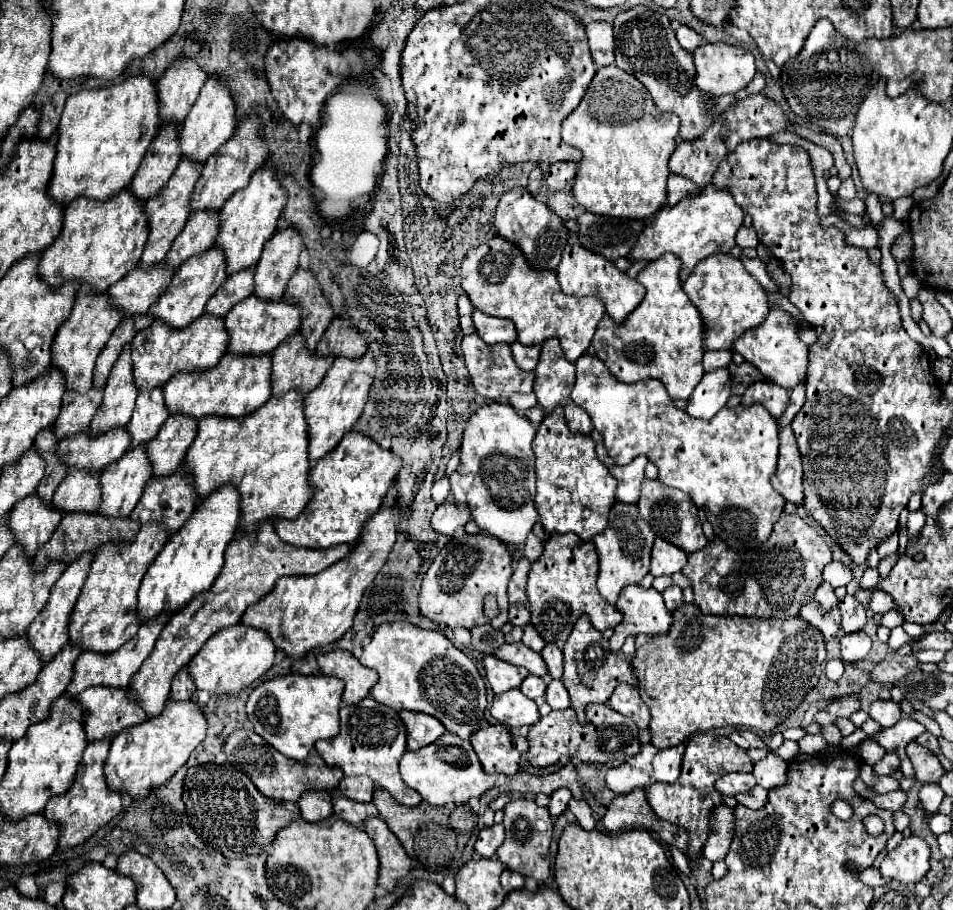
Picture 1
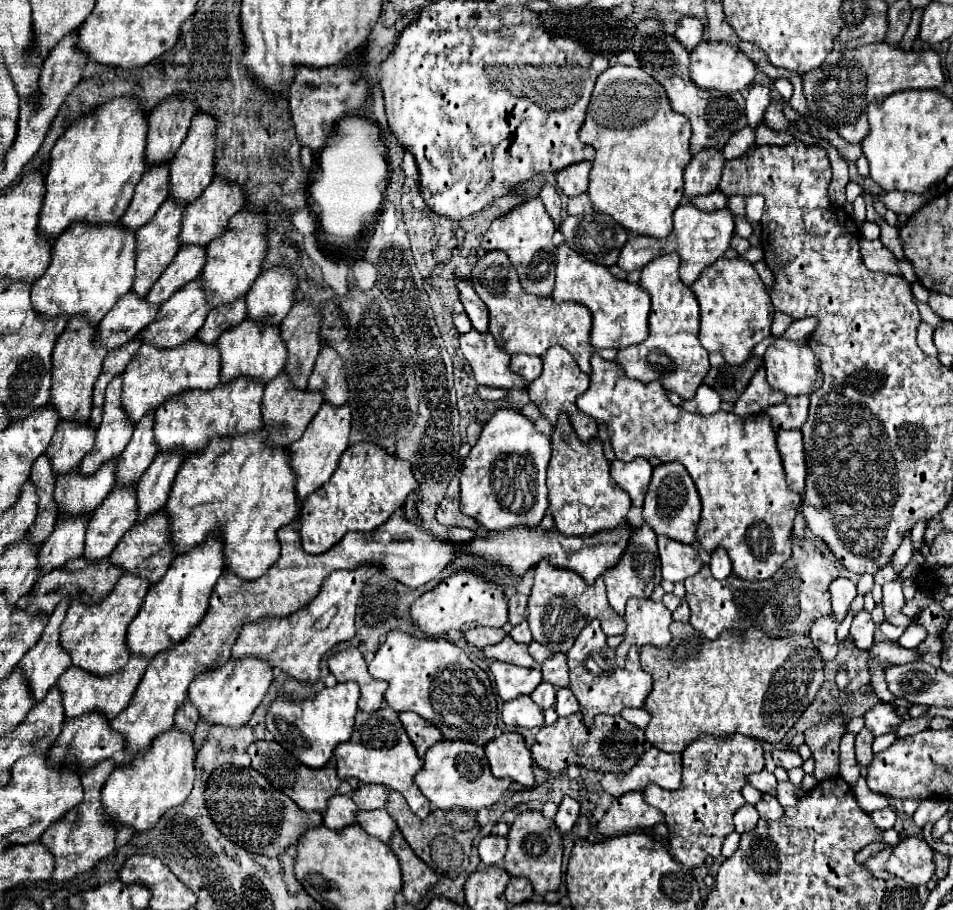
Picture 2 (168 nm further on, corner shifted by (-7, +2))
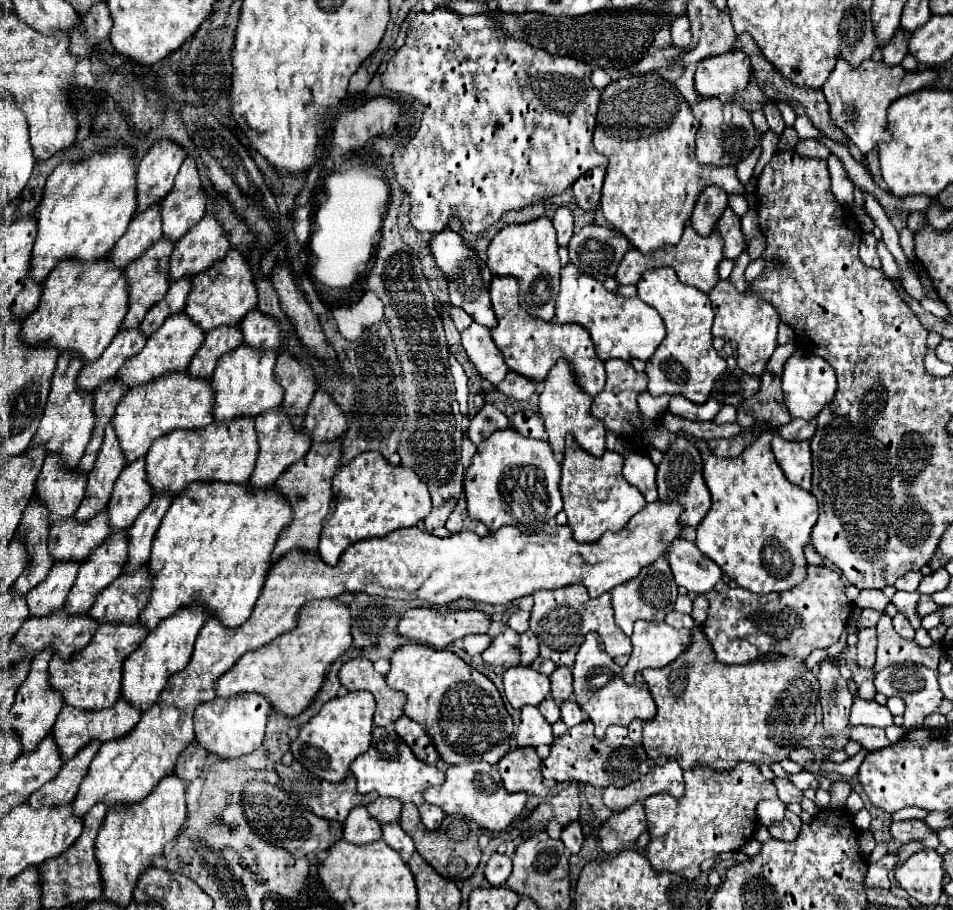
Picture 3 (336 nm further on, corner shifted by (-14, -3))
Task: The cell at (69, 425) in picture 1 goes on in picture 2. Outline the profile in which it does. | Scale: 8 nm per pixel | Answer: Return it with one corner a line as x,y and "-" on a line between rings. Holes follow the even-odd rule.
60,420
56,434
46,450
56,474
64,474
78,468
84,454
94,448
96,430
86,420
84,424
72,424
72,420

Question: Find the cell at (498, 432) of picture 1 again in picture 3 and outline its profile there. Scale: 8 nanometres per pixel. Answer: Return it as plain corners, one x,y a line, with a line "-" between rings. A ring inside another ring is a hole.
511,427
497,429
477,447
465,473
467,513
471,519
483,521
489,531
497,531
503,525
513,525
521,531
541,531
563,509
559,479
561,467
547,441
523,437

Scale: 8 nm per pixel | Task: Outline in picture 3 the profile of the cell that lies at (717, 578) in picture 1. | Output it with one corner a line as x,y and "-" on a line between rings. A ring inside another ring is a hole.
809,565
807,581
783,593
755,595
719,581
711,593
705,593
711,607
709,617
703,623
703,633
713,645
717,659
727,665
755,661
767,651
807,659
813,649
837,643
847,625
853,603
845,597
843,585
845,583
837,571
815,565

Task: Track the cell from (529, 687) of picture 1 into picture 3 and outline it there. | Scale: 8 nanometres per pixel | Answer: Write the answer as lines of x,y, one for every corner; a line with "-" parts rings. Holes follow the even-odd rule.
547,697
545,701
541,701
541,705
539,705
539,711
541,711
541,715
553,725
555,721
559,721
559,705
555,703
555,701
551,701
551,697

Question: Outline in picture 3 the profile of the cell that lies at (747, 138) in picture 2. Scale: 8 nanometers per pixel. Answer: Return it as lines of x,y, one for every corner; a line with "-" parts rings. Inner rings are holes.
661,75
617,79
601,91
597,127
593,135
595,149
601,155
607,155
609,159
601,197
601,211
605,219
617,231
621,231
641,253
651,253
661,245
675,245
681,239
683,229
693,215
693,207
707,185
717,185
725,193
745,193
735,175
735,169
711,169
711,165
697,163
697,129
699,121
693,117
689,103
677,91
675,83
665,81

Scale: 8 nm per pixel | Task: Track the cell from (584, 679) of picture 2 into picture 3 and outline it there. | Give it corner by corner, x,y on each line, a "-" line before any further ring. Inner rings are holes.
587,633
585,643
579,647
579,653
573,665
573,689
575,689
575,701
595,723
597,739
605,737
605,731
609,725
627,727
633,719
647,721
655,717
655,703
643,677
637,675
635,685
625,685
621,677
621,667
611,657
607,657
597,633

